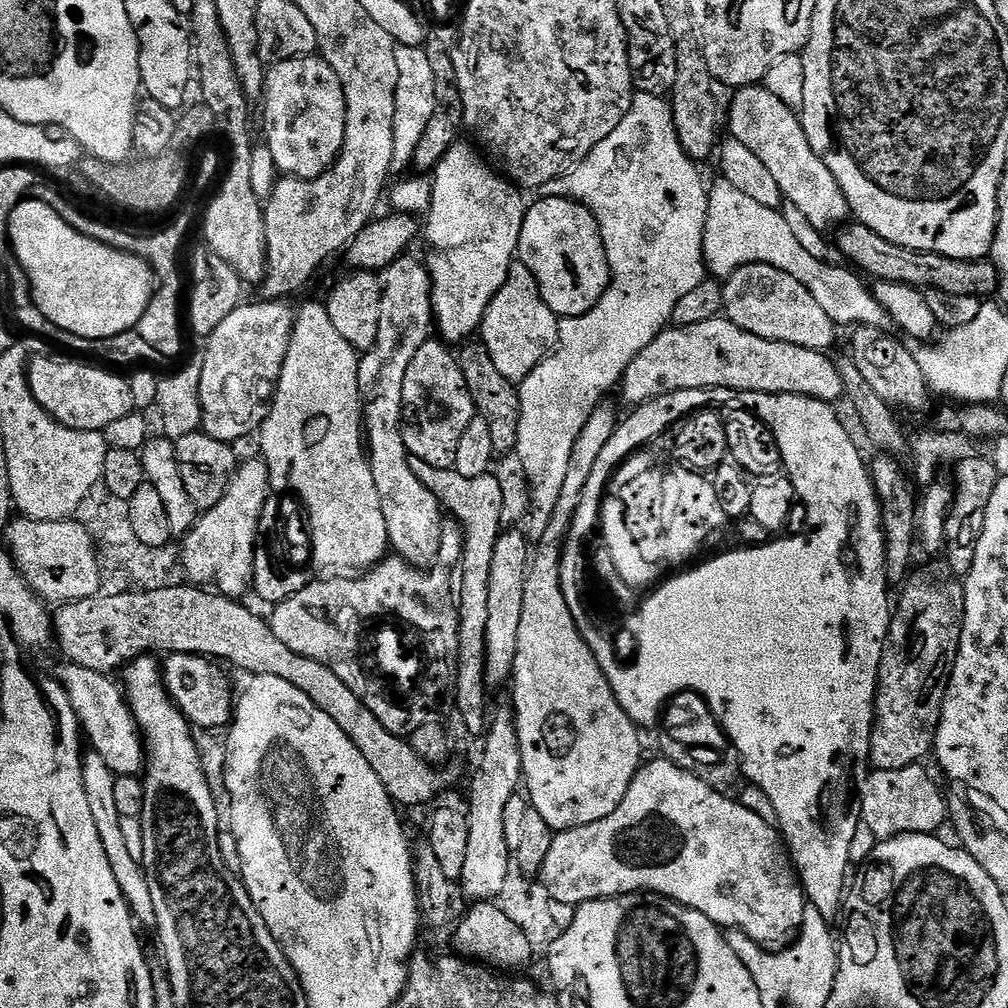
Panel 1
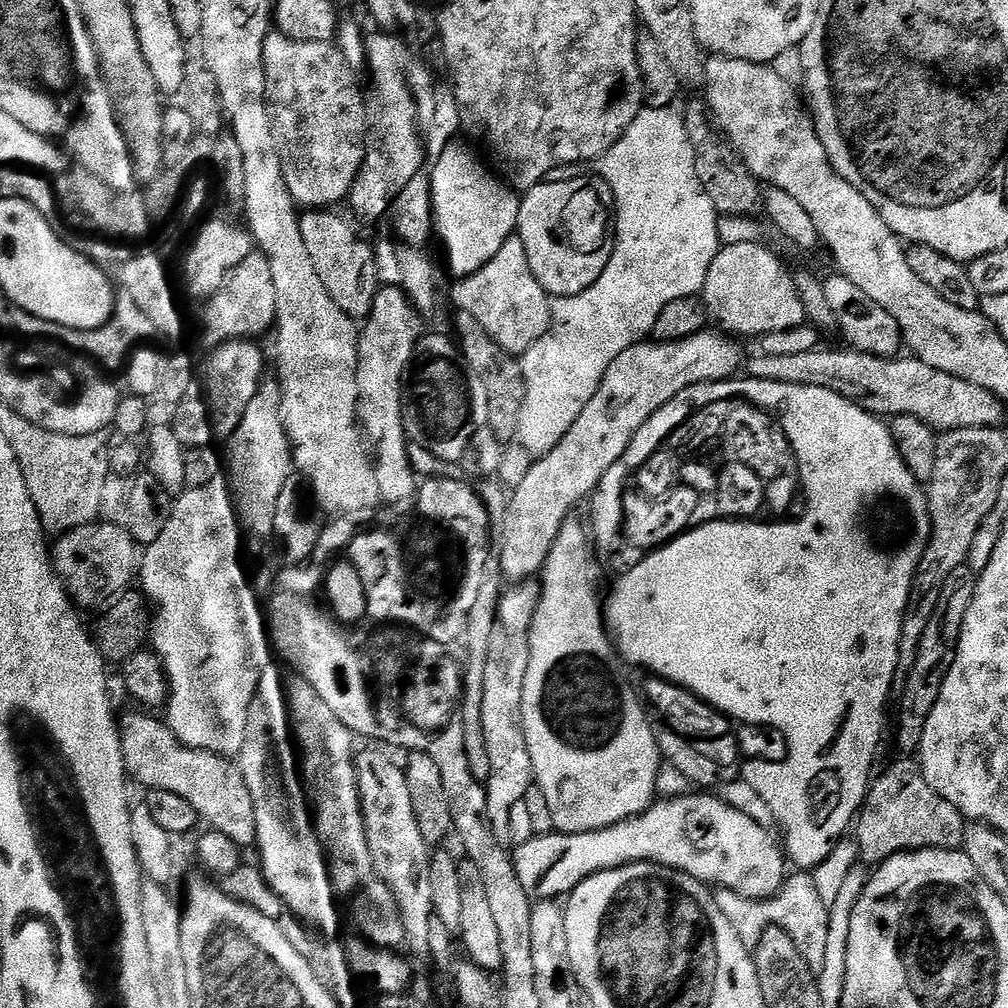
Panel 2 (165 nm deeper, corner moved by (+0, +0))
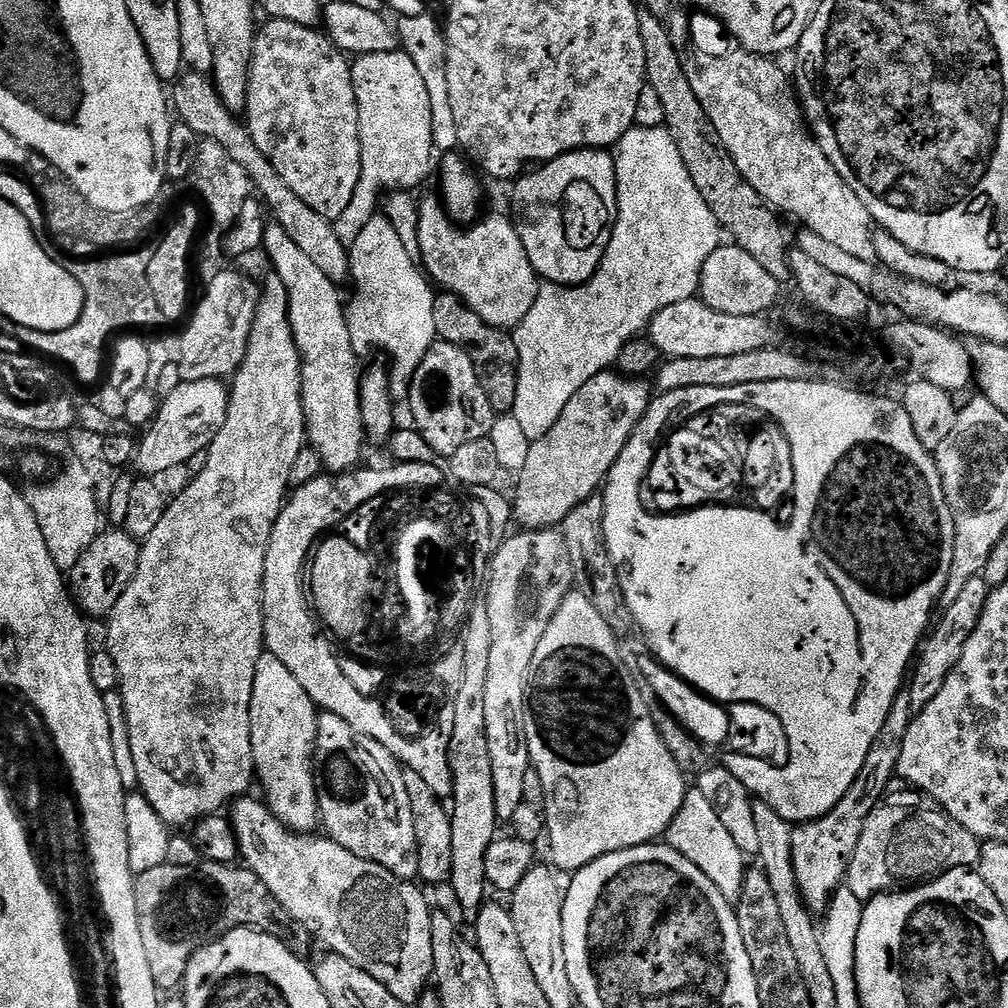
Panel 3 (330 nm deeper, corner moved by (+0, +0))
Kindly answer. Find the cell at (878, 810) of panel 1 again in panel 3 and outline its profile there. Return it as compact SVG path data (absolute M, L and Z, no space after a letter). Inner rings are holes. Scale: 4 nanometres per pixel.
M919 790L907 791L889 791L870 810L866 826L862 826L862 838L846 877L846 887L854 890L860 900L867 902L885 890L909 882L924 882L955 868L975 869L980 863L982 841L977 836L970 834L931 796Z

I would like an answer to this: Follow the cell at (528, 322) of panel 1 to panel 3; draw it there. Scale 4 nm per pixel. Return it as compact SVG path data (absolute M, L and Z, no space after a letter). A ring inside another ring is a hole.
M439 195L421 199L418 208L421 265L437 285L441 284L443 291L453 292L482 322L515 330L522 318L530 314L540 284L515 223L509 217L507 220L504 216L486 216L471 226L457 226Z

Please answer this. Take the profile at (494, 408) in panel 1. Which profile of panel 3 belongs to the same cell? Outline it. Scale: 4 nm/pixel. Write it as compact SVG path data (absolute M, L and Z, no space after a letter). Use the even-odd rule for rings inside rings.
M441 291L437 295L434 302L434 326L437 337L443 343L464 349L482 382L482 390L486 390L492 411L497 414L511 413L518 394L520 369L515 339L505 329L482 322L482 318L478 318L478 314L474 314L474 310L470 310L470 306L466 306L453 292Z

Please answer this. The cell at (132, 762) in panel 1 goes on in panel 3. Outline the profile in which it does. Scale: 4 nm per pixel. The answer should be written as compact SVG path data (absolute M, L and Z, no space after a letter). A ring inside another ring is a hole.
M245 794L239 800L232 801L230 805L230 819L232 829L236 835L236 847L238 856L241 861L254 874L258 874L258 878L262 878L262 882L266 882L266 890L270 890L270 894L274 894L274 898L278 898L278 902L282 902L282 906L292 915L293 921L297 925L300 924L312 936L317 936L325 945L327 951L337 952L342 958L346 958L350 962L354 962L354 966L358 966L362 970L366 970L366 974L370 974L374 978L378 978L378 982L382 982L386 986L386 990L390 990L390 994L394 994L394 998L398 998L398 1002L402 1002L406 1006L415 1005L420 999L420 995L429 987L430 981L433 979L432 959L434 958L434 950L432 949L432 913L433 909L428 908L428 900L415 887L415 883L407 880L399 880L394 874L390 874L390 870L386 870L382 866L378 866L372 860L366 858L358 858L358 854L350 854L350 850L346 850L342 846L338 846L332 840L328 839L324 834L305 834L303 832L293 832L281 822L281 820L268 809L267 803L263 799L255 800L252 794Z

